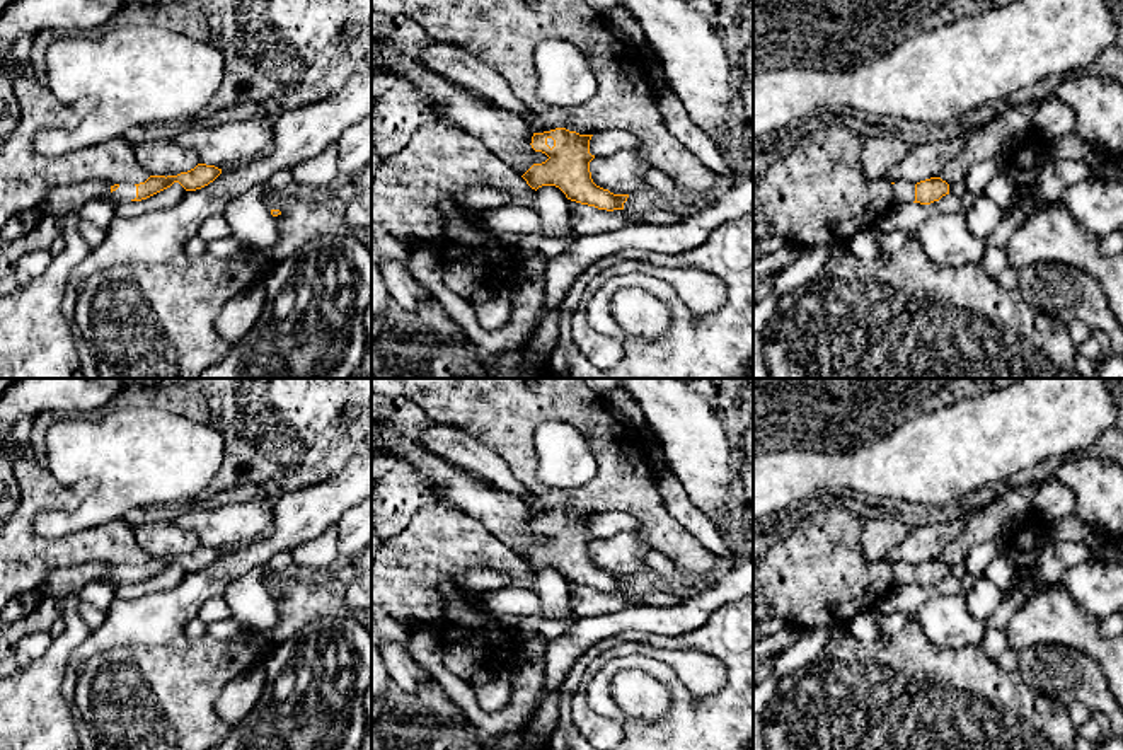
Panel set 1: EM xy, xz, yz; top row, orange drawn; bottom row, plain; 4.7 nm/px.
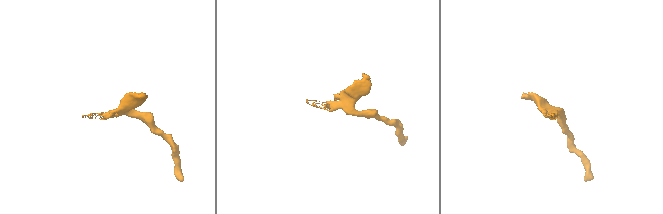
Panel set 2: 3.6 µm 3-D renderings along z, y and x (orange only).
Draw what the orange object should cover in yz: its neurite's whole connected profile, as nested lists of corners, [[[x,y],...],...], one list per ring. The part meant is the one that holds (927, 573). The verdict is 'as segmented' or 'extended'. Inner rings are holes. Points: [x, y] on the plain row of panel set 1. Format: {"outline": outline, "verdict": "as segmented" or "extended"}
{"outline": [[[930,559],[917,566],[910,562],[896,562],[893,566],[895,585],[920,585],[930,586],[949,576],[949,566],[941,559]]], "verdict": "extended"}

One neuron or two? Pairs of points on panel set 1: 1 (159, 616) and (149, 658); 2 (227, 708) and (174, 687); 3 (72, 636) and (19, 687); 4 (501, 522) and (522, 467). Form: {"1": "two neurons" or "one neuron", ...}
{"1": "two neurons", "2": "two neurons", "3": "one neuron", "4": "two neurons"}

